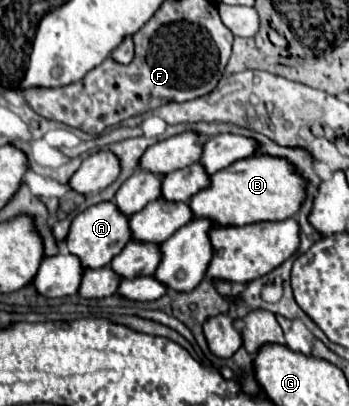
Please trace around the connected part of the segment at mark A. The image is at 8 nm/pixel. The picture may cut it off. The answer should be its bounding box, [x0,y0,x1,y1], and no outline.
[65,203,131,269]

